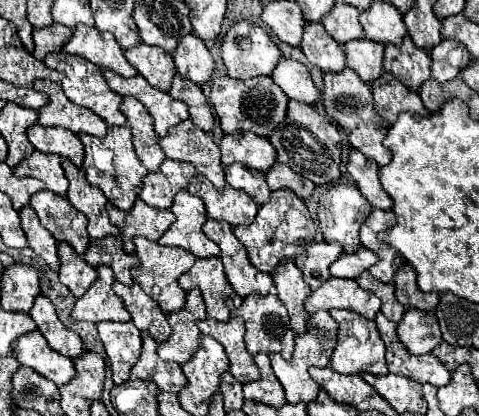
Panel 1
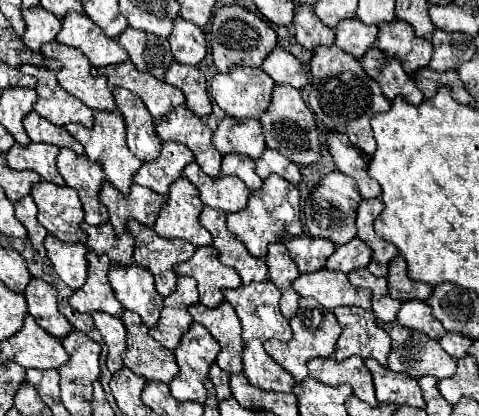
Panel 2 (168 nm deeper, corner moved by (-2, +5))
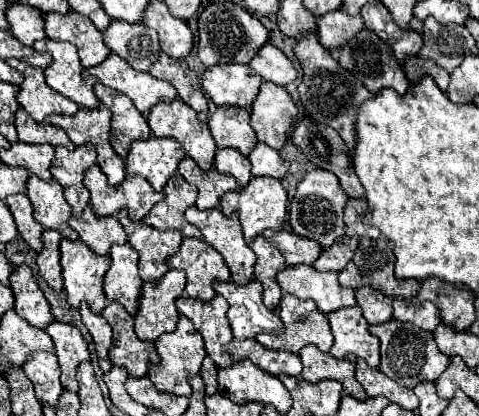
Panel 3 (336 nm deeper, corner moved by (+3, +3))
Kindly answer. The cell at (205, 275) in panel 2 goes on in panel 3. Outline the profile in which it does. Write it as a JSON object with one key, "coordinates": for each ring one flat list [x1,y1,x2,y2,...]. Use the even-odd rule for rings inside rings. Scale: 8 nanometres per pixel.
{"coordinates":[[183,237,179,251,167,257,171,269,181,269,187,275,185,293,191,299,209,301,215,297,213,283,229,281,229,269,223,257,203,239]]}

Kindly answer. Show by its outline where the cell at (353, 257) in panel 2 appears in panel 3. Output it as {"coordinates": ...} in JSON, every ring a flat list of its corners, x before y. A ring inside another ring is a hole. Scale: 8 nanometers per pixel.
{"coordinates":[[343,235,331,247,321,251,321,255,313,263,313,267,319,269,319,271,335,271,335,273,339,273,353,259,355,249,357,249,357,237]]}

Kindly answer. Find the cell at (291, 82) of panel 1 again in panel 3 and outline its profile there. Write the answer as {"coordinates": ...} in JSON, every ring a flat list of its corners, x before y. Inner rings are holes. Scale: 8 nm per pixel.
{"coordinates":[[265,43,263,47,259,47,249,65,265,81,273,81,277,85,287,85,297,77,297,69,293,67,293,63,273,43]]}

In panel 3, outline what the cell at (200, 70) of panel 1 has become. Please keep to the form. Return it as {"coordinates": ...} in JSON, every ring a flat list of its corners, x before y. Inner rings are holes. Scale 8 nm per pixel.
{"coordinates":[[153,1,143,13,143,23,157,31,161,51,173,59,185,59,193,47,193,33,183,19,169,13,165,1]]}

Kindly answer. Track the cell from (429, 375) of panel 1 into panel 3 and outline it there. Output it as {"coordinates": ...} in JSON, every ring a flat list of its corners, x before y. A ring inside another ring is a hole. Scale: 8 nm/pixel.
{"coordinates":[[391,319,381,325,371,325,369,331,381,339,379,371,395,379,403,387,413,389,419,381,435,381,437,375,441,375,447,369,449,357,437,349,431,331,421,331,419,327,411,323,399,323,397,319]]}

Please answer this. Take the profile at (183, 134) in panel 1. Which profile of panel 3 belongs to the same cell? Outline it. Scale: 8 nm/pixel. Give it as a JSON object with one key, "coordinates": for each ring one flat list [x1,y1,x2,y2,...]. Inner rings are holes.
{"coordinates":[[173,99,171,103,157,103,151,107,149,115,147,115,147,123,153,131,155,137,171,137,171,139,177,139,185,153,203,169,203,171,209,171,213,169,213,157,215,157,215,141,209,133,209,127,205,121,199,119,199,115,183,101,183,99]]}

